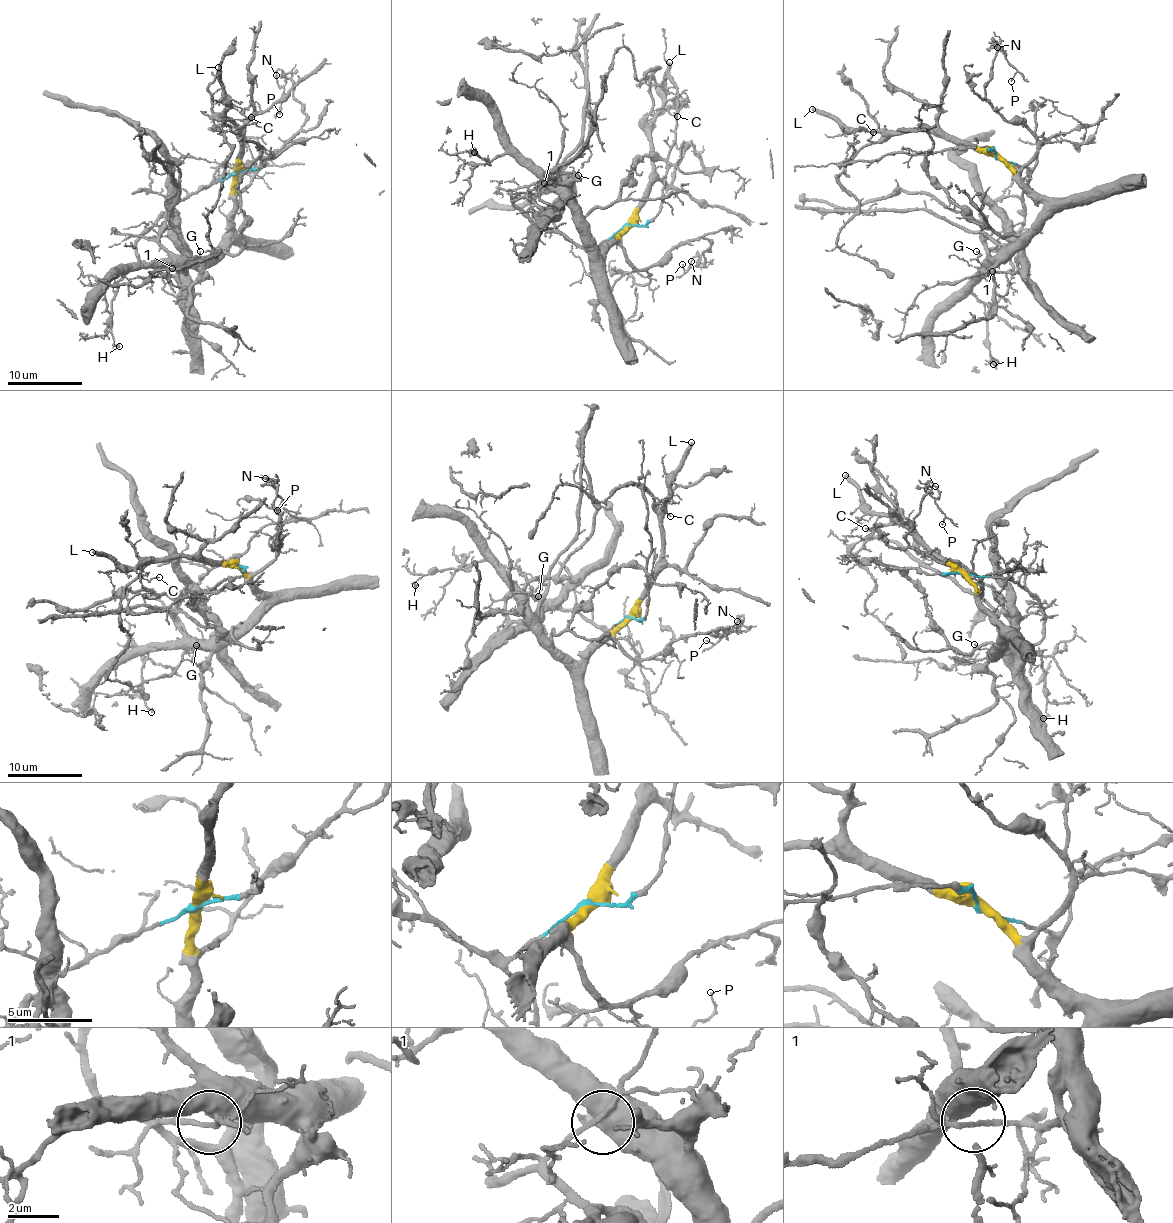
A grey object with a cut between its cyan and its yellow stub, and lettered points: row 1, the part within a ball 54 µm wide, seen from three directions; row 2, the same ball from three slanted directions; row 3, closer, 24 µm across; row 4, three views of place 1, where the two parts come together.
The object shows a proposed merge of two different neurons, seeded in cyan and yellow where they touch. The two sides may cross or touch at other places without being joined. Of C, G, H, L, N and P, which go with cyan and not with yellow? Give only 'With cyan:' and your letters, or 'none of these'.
With cyan: G

